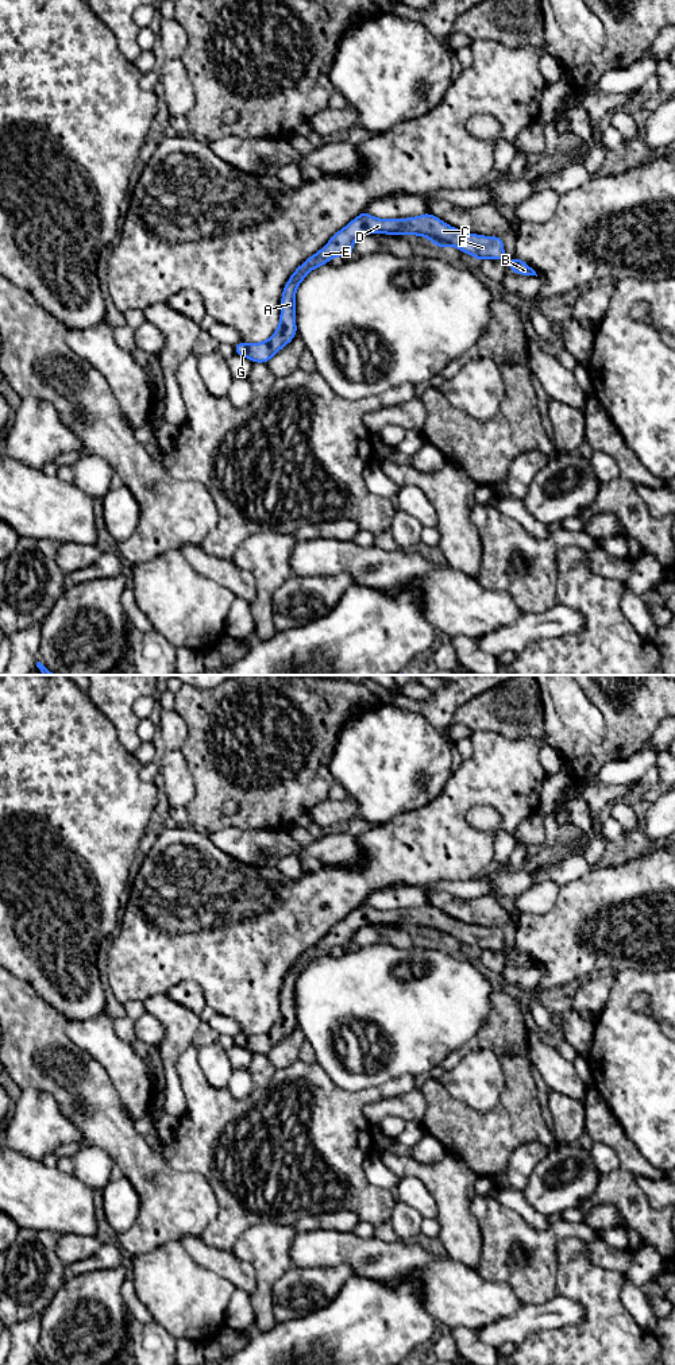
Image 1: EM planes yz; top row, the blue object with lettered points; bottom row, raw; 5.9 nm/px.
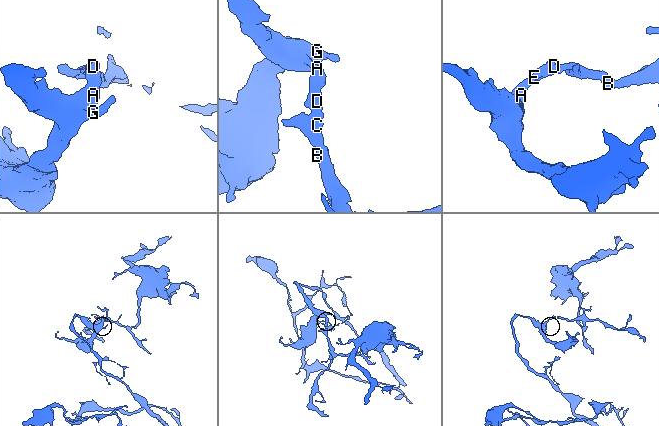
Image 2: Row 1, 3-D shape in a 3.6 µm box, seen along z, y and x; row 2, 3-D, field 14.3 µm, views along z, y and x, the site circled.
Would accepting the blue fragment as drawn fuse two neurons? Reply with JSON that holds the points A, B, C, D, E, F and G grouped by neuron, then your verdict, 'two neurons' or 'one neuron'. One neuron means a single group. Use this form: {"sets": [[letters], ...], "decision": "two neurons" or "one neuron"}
{"sets": [["A", "B", "C", "D", "E", "F", "G"]], "decision": "one neuron"}

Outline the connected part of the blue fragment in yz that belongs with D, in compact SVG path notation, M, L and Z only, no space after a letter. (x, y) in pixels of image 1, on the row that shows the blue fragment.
M364 209L292 273L282 290L279 324L274 333L259 343L239 342L234 346L234 354L244 356L252 363L269 363L278 351L297 336L296 292L300 284L312 270L329 263L333 257L343 257L344 259L354 257L355 240L370 234L425 236L439 248L454 246L459 251L470 254L472 259L505 262L502 236L468 234L451 227L429 212L416 217L378 219Z

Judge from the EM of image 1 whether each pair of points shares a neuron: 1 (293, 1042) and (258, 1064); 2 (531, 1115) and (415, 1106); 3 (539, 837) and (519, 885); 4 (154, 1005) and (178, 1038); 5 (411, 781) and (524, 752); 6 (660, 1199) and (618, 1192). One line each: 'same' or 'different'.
1: same
2: different
3: different
4: same
5: different
6: different

